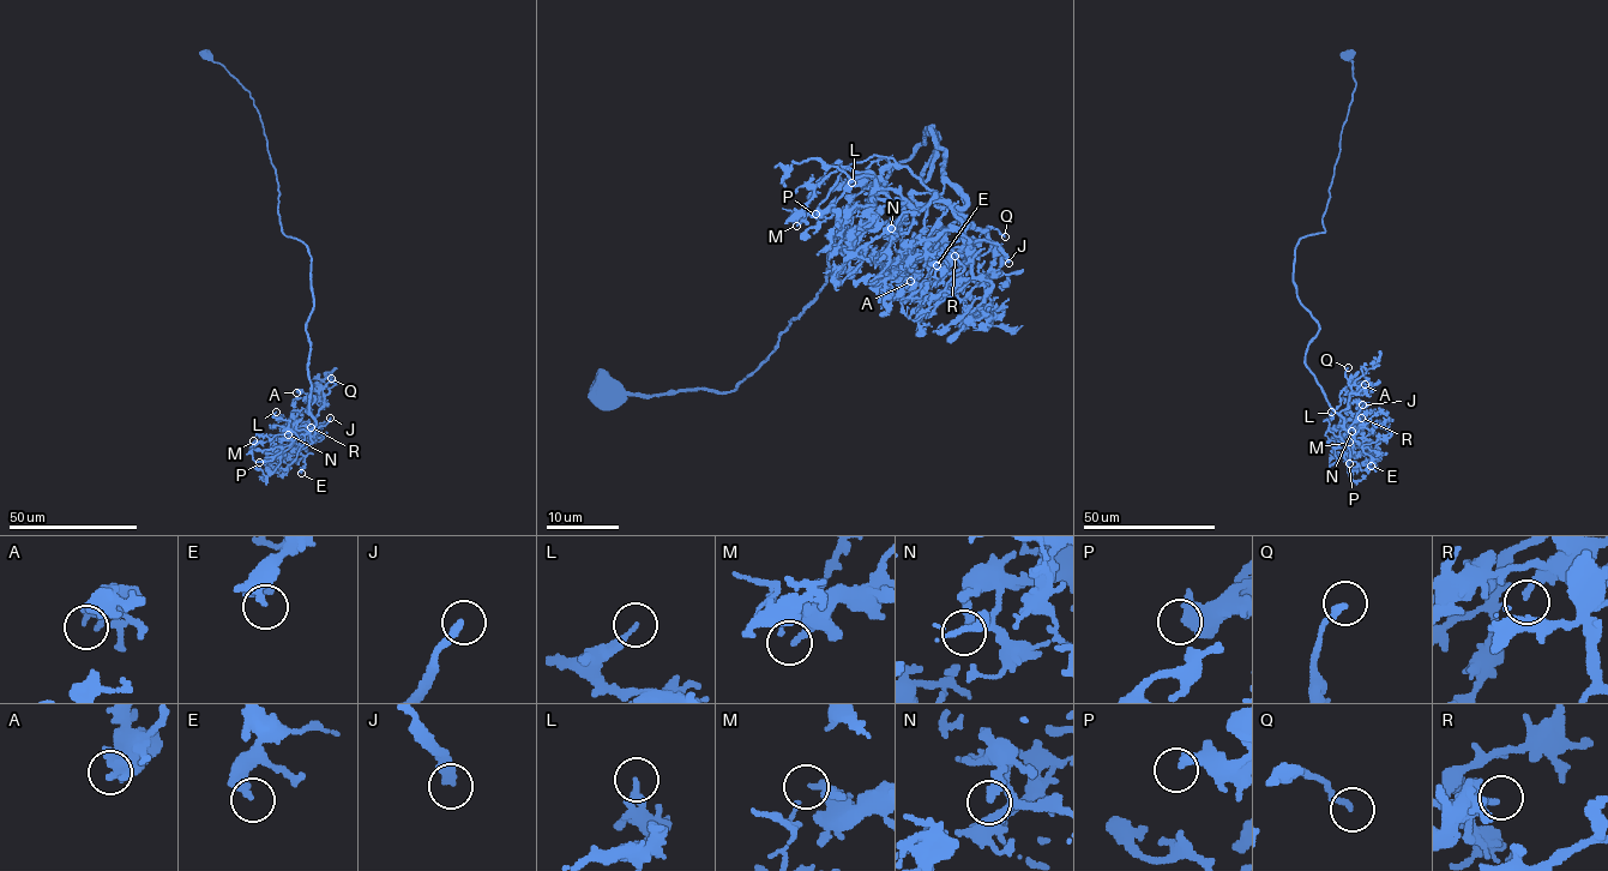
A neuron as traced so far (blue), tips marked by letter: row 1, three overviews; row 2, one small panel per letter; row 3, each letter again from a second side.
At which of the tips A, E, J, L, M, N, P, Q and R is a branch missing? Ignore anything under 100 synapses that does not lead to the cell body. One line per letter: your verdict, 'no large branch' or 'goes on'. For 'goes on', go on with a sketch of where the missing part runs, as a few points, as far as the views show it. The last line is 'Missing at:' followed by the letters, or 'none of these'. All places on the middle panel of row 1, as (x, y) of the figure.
A: no large branch
E: no large branch
J: goes on | (1009, 263), (1004, 268), (1023, 278), (1023, 289), (1024, 278), (1013, 296), (993, 308), (973, 330)
L: no large branch
M: no large branch
N: no large branch
P: no large branch
Q: no large branch
R: no large branch
Missing at: J

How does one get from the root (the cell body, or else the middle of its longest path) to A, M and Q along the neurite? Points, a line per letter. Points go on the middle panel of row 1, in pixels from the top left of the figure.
A: (608, 390), (732, 391), (927, 127), (928, 175), (933, 127), (946, 158), (933, 202), (958, 217), (910, 281)
M: (608, 390), (732, 391), (927, 127), (938, 146), (922, 180), (933, 127), (965, 200), (872, 155), (796, 226)
Q: (608, 390), (732, 391), (927, 127), (938, 146), (922, 180), (933, 127), (963, 215), (986, 240), (1005, 236)

